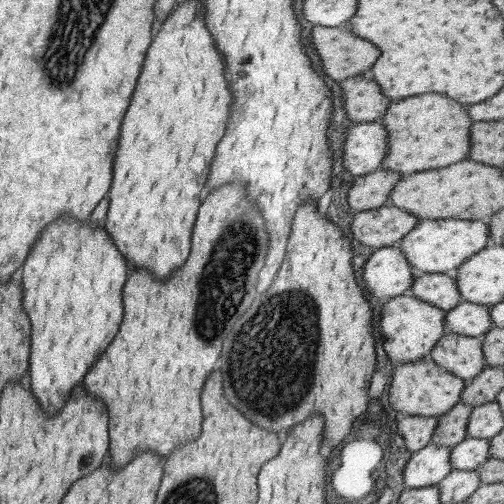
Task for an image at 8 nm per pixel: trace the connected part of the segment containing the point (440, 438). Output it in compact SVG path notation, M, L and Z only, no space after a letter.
M463 403L456 404L446 414L438 418L438 426L431 443L454 448L468 437L468 421L474 408Z

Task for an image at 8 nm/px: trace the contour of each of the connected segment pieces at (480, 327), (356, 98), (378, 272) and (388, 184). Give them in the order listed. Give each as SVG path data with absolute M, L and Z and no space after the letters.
M462 301L445 314L447 332L481 338L494 327L491 305Z
M360 75L339 81L342 90L343 109L354 123L380 120L392 100L380 94L378 84Z
M398 245L373 250L363 268L364 288L382 303L409 293L417 274Z
M380 168L355 177L347 192L347 204L356 212L377 209L388 204L391 190L402 176L400 172Z

